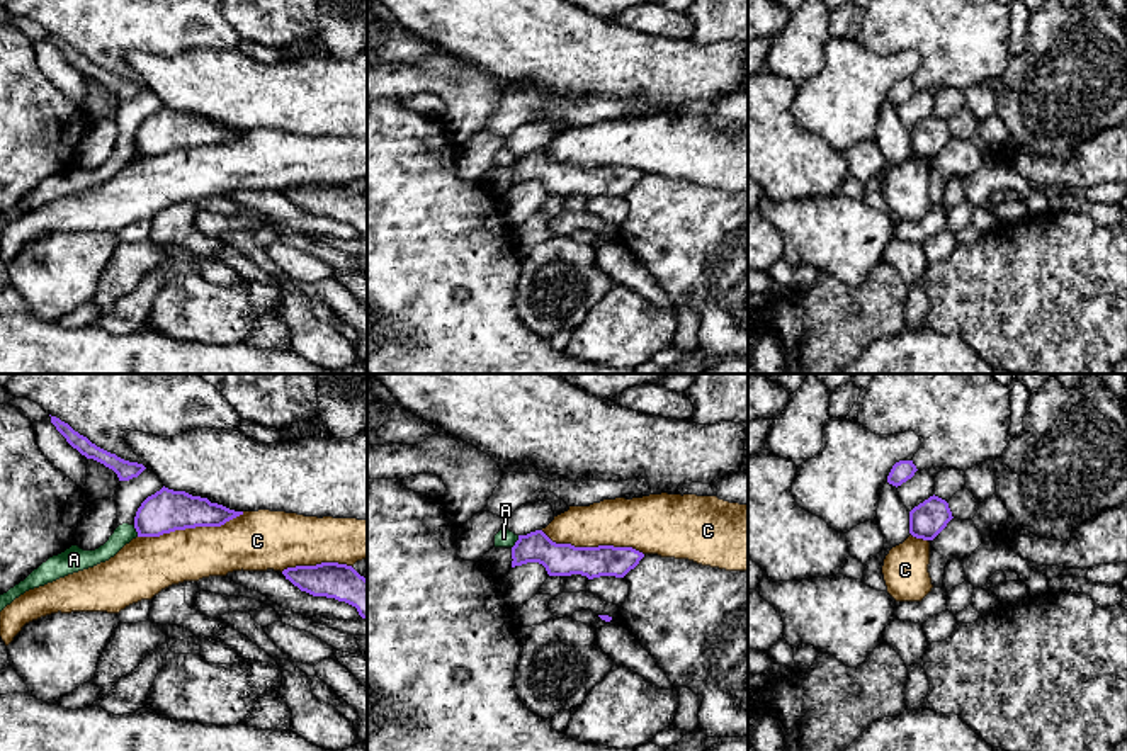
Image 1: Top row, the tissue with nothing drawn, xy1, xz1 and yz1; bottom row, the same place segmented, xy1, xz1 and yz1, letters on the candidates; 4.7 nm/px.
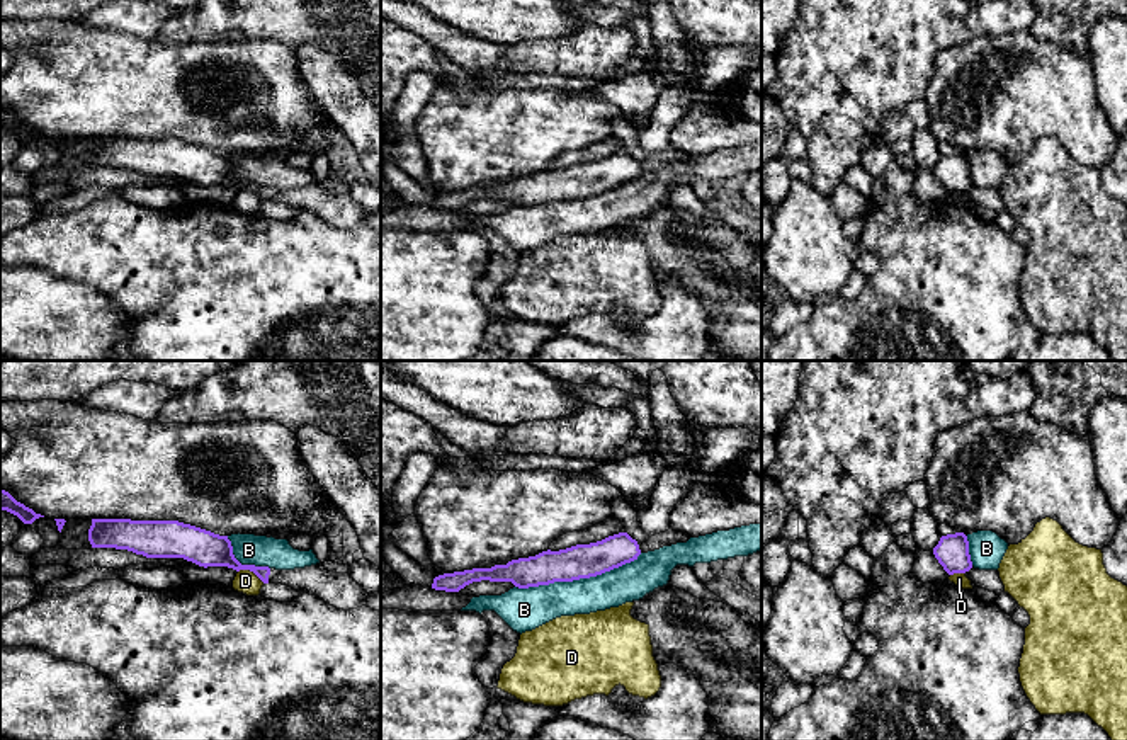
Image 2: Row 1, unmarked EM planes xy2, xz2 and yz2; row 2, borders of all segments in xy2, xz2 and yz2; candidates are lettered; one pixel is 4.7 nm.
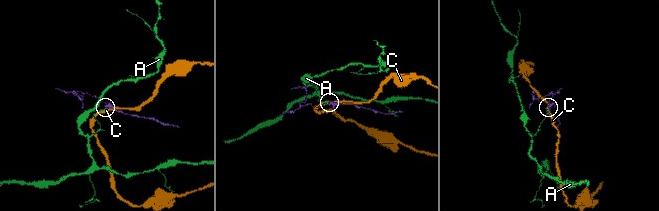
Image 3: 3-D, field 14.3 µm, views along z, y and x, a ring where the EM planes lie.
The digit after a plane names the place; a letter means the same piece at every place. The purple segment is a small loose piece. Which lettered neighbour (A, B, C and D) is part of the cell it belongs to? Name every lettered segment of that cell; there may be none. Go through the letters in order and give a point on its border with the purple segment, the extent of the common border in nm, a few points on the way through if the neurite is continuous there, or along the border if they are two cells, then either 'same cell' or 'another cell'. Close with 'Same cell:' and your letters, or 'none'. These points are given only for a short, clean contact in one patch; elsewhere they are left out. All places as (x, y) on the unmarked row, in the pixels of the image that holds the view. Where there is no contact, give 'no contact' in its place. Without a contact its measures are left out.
A: contact xz1 (515, 162); length 70 nm; border xz1 (519, 155), (512, 167); another cell
B: contact xz2 (578, 198); length 600 nm; another cell
C: contact xy1 (191, 146); length 500 nm; another cell
D: contact xy2 (252, 189); length 140 nm; border xy2 (238, 189), (252, 189), (264, 201); another cell
Same cell: none

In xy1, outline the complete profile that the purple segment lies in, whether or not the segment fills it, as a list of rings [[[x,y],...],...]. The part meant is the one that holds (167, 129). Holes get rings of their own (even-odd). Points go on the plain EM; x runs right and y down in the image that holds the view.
[[[163,105],[141,122],[134,136],[134,148],[138,156],[160,156],[175,150],[221,146],[240,134],[243,131]]]

